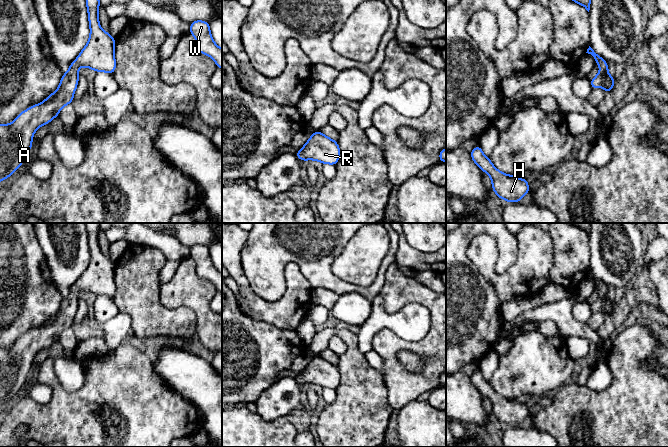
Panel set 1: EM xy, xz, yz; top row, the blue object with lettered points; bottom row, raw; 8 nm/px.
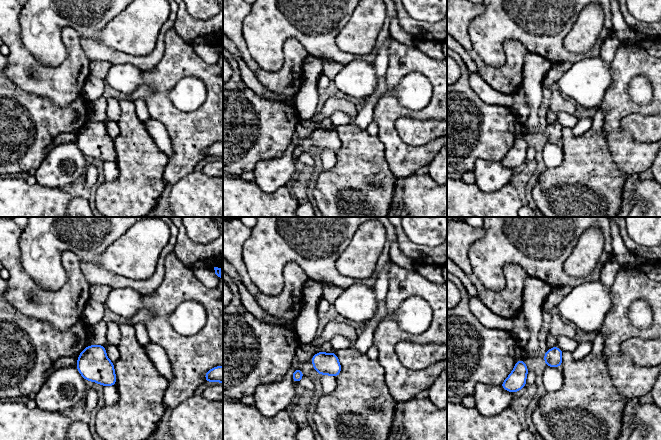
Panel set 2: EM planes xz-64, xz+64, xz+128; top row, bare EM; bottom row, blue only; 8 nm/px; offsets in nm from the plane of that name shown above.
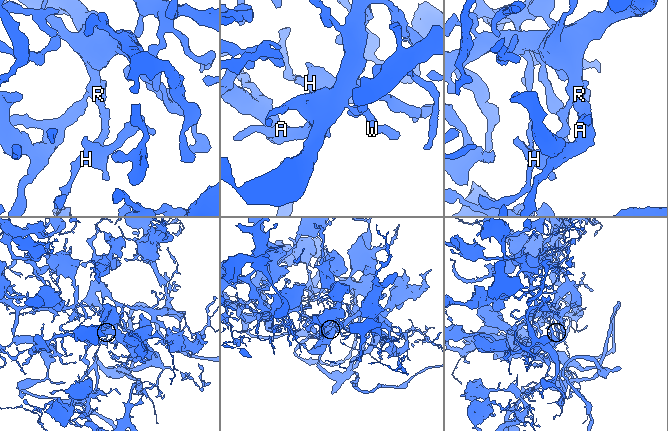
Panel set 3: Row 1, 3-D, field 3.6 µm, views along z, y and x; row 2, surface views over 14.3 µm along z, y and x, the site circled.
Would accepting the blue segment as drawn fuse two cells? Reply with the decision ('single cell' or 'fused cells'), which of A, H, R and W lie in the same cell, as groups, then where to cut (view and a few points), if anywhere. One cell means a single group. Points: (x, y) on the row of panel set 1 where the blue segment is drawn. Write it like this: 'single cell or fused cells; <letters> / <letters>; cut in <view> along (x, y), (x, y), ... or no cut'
single cell; A H R W; no cut

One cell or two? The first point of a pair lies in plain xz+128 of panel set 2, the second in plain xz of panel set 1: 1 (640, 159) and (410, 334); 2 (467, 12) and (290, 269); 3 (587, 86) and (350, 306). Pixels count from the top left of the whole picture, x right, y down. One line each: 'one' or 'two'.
1: two
2: one
3: one

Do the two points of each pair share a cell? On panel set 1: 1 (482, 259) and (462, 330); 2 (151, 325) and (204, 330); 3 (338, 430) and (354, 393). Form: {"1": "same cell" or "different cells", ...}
{"1": "different cells", "2": "different cells", "3": "same cell"}

